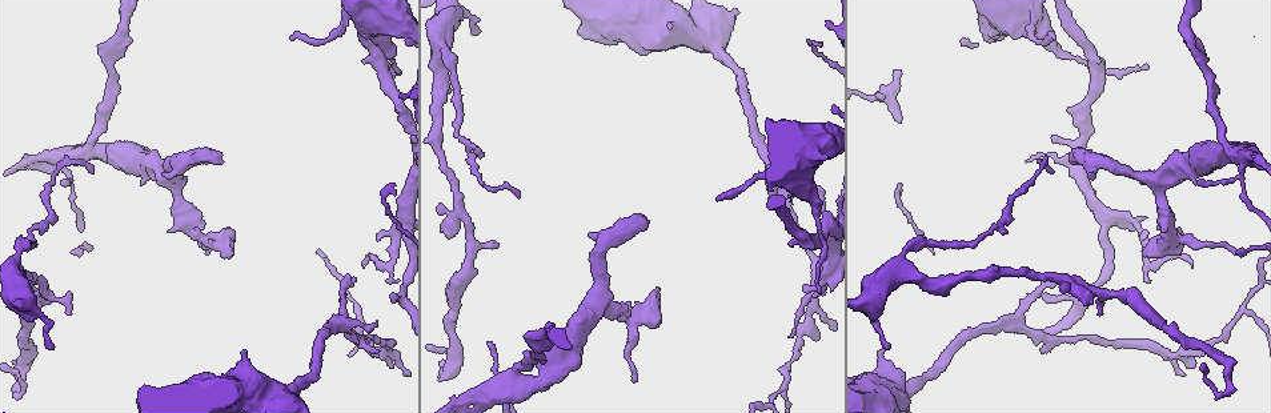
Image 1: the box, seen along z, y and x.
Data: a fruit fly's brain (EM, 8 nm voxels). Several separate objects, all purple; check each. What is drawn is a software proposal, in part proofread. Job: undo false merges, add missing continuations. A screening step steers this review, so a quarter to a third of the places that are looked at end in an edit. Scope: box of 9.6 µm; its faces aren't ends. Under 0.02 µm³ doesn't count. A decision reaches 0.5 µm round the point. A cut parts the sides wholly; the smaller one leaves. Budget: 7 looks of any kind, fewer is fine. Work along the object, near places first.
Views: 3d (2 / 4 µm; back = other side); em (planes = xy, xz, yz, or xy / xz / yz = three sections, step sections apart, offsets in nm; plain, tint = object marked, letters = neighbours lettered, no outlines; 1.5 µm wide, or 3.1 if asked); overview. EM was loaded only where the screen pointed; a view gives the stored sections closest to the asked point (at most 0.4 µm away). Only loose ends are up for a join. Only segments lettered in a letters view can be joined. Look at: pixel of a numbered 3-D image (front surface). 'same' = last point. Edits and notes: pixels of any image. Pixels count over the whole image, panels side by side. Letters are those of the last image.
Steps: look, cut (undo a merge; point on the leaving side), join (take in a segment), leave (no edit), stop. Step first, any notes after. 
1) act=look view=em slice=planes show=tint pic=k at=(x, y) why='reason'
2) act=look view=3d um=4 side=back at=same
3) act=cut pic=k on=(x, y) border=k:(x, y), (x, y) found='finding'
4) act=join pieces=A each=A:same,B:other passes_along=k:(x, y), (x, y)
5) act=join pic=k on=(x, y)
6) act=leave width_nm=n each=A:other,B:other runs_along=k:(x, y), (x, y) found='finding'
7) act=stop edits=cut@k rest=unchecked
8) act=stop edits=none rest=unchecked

act=look view=3d um=2 pic=1 at=(818, 336) why='branch stops here'

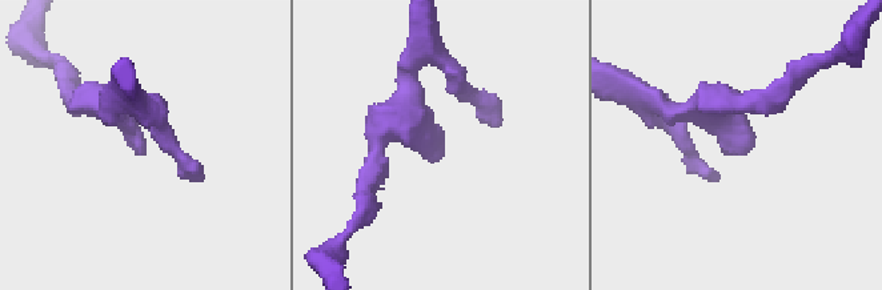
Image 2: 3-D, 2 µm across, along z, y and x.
act=look view=em slice=xz step=4 show=tint pic=2 at=(740, 152) why='need the tissue'

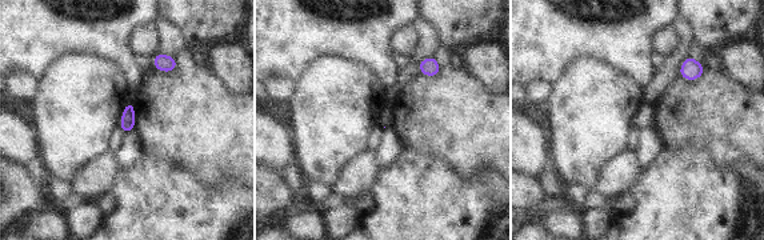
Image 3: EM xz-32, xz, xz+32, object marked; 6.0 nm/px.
act=look view=em slice=planes show=letters at=same

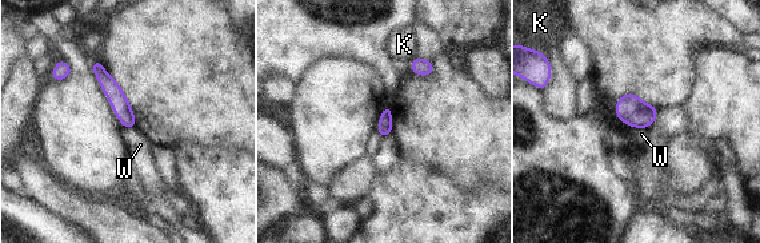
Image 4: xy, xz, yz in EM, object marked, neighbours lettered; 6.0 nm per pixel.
act=leave longest_contact=W:70nm each=K:other,W:other border=4:(124, 127), (135, 128) found='no lettered segment goes on from it'

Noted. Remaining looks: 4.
act=look view=3d um=4 pic=1 at=(910, 388) why='abrupt turn'

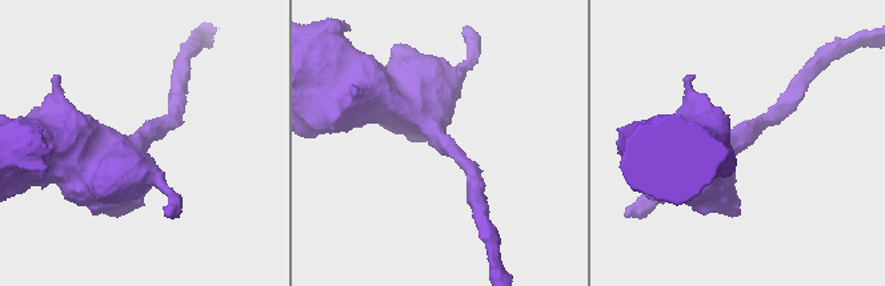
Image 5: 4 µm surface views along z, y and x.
act=look view=em slice=planes show=tint pic=5 at=(736, 141) why='need the tissue'

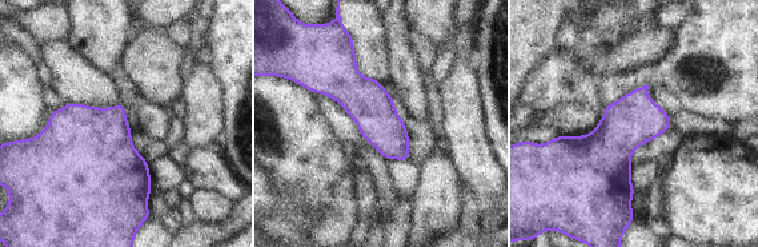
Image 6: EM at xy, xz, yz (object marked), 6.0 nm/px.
act=look view=em slice=planes show=letters at=same why='see the neighbours'

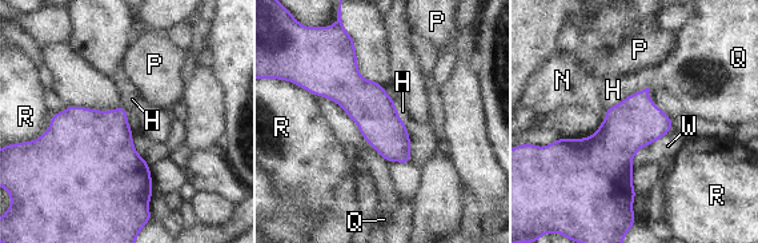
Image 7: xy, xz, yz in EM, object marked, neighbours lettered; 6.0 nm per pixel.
act=leave each=H:other,N:other,P:other,Q:other,R:other,W:other border=7:(649, 87), (636, 91), (606, 108) found='continuous, no second neuron'

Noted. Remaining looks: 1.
act=stop edits=none rest=unchecked

